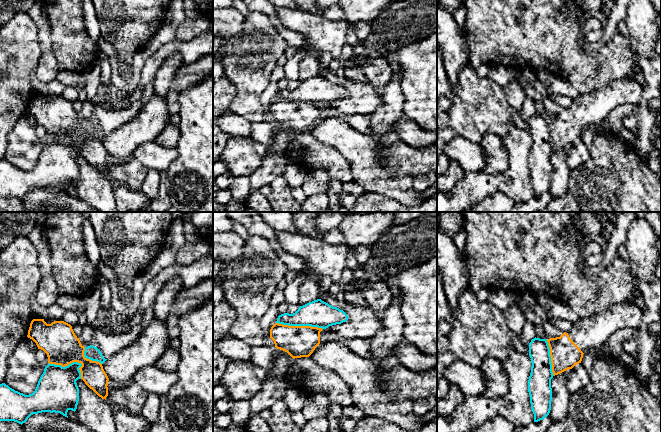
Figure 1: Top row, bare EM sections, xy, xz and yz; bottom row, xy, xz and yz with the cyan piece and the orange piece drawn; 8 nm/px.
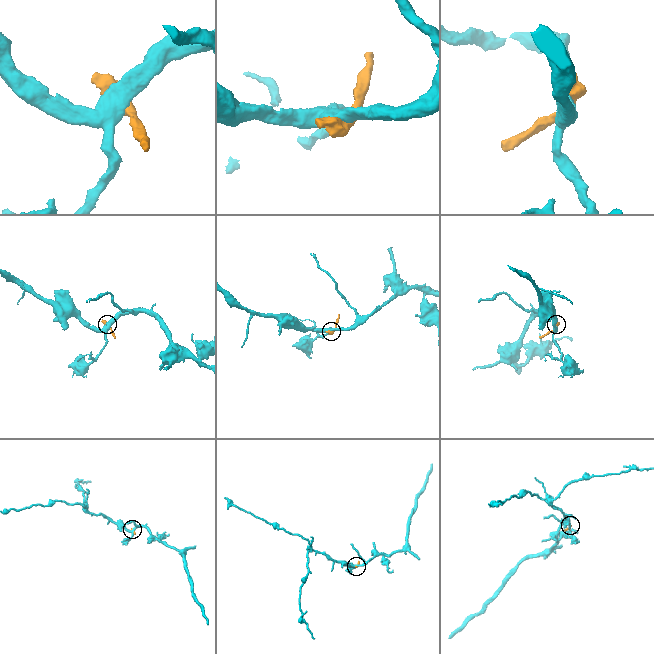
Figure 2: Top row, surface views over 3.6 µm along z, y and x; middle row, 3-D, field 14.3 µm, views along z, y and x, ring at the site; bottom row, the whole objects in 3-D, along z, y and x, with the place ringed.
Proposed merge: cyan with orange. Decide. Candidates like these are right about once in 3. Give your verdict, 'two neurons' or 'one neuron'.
two neurons

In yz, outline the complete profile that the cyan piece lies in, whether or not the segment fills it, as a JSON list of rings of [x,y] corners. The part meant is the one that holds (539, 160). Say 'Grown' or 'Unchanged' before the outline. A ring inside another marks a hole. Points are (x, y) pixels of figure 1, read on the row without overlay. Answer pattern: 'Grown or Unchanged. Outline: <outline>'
Unchanged. Outline: [[[534,114],[529,119],[531,149],[528,156],[531,185],[534,198],[547,193],[551,186],[553,154],[550,124],[547,115]]]

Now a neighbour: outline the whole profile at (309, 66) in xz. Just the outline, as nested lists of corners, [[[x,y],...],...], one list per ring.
[[[306,55],[300,62],[299,82],[319,75],[319,62],[314,55]]]

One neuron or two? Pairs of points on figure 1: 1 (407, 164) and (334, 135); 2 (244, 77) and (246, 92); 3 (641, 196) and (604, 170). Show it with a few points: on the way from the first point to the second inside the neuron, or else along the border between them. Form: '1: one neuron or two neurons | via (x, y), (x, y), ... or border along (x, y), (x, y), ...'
1: two neurons | border along (381, 146), (378, 161), (387, 169), (389, 175)
2: one neuron | via (246, 81), (246, 88)
3: one neuron | via (632, 196), (613, 179)

